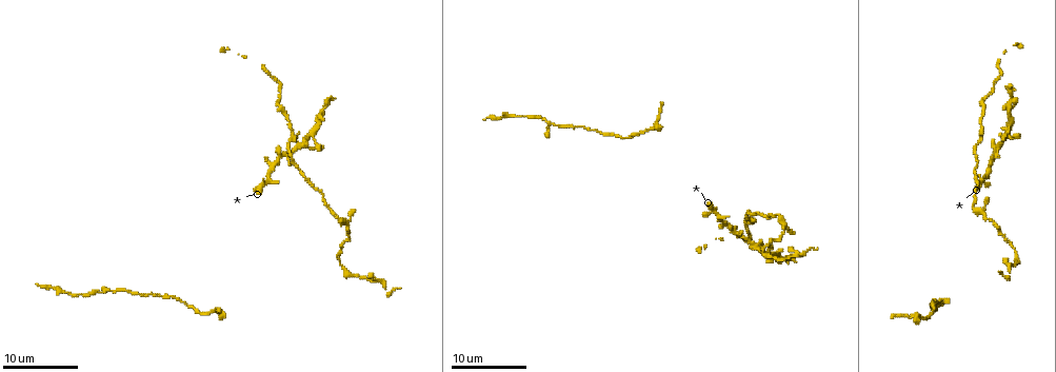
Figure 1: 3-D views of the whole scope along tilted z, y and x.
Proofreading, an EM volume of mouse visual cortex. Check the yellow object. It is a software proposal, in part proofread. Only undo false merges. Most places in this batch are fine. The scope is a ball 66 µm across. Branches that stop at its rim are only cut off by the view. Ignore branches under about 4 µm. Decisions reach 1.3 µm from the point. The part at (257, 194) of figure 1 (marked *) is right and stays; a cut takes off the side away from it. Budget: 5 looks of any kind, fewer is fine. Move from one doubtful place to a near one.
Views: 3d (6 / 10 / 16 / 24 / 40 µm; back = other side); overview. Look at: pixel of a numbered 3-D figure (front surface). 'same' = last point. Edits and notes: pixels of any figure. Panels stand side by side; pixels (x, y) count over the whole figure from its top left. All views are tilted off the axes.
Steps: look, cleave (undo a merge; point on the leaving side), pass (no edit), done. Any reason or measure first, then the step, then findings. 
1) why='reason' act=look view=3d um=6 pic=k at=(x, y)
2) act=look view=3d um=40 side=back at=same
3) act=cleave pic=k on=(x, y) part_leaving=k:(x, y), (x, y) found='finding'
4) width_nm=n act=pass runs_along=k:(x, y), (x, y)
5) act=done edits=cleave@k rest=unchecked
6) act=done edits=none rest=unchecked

why='thick turns thin' act=look view=3d um=6 pic=1 at=(1016, 254)

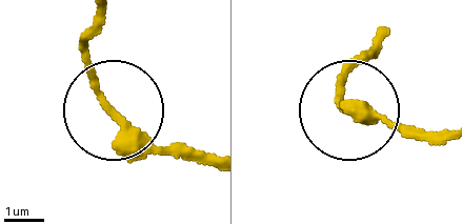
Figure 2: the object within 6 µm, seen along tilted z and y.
act=look view=3d um=6 side=back pic=2 at=(112, 109)

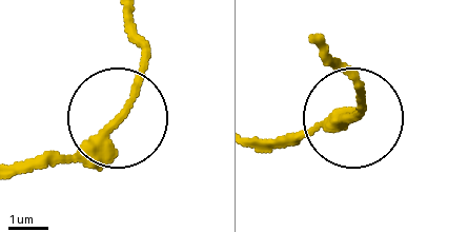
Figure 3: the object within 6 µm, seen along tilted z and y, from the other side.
width_nm=210 act=pass runs_along=3:(319, 45), (355, 85), (360, 107), (286, 136) found='one neuron here'

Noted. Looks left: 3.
why='calibre changes' act=look view=3d um=6 pic=1 at=(347, 228)

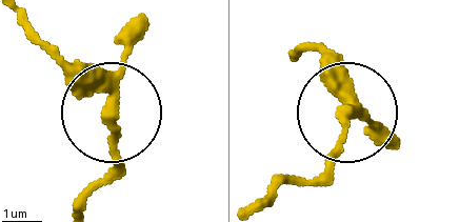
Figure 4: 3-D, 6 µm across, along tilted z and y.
act=look view=3d um=6 side=back pic=4 at=(348, 114)

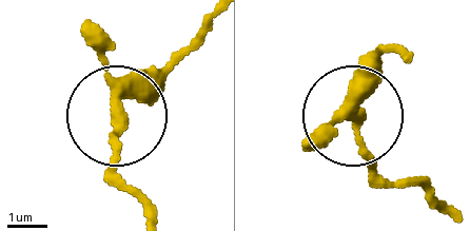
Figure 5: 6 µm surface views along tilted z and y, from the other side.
arms=3 act=pass runs_along=5:(409, 50), (379, 55), (352, 112), (374, 184) found='one neuron here'

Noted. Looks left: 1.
why='four or more arms meet' act=look view=3d um=6 pic=1 at=(281, 155)

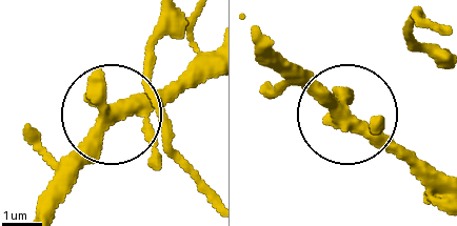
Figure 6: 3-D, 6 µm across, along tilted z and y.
arms=4 act=pass runs_along=6:(40, 212), (75, 145), (201, 54) found='continuous, no second neuron'

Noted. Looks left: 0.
act=done edits=none rest=unchecked

